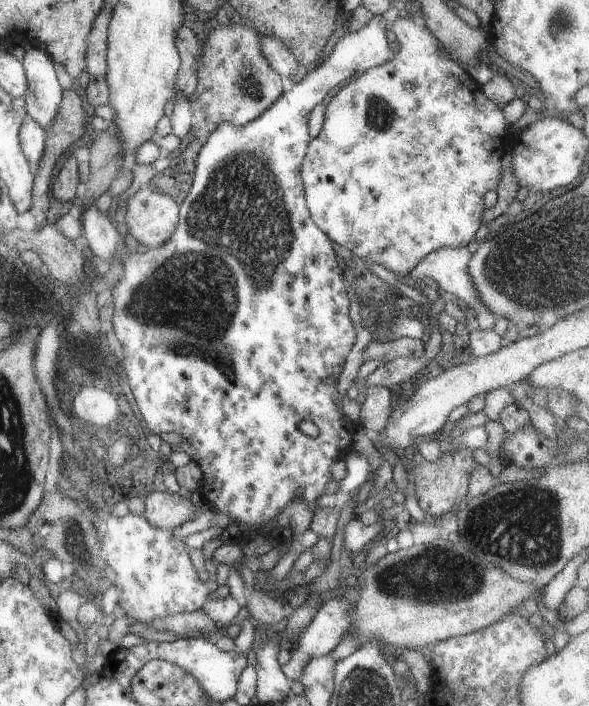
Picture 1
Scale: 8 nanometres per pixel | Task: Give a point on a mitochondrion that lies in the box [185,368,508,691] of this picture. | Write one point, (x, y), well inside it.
(428, 582)

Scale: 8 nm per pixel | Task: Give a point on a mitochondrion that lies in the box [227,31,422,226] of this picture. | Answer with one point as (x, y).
(252, 89)

